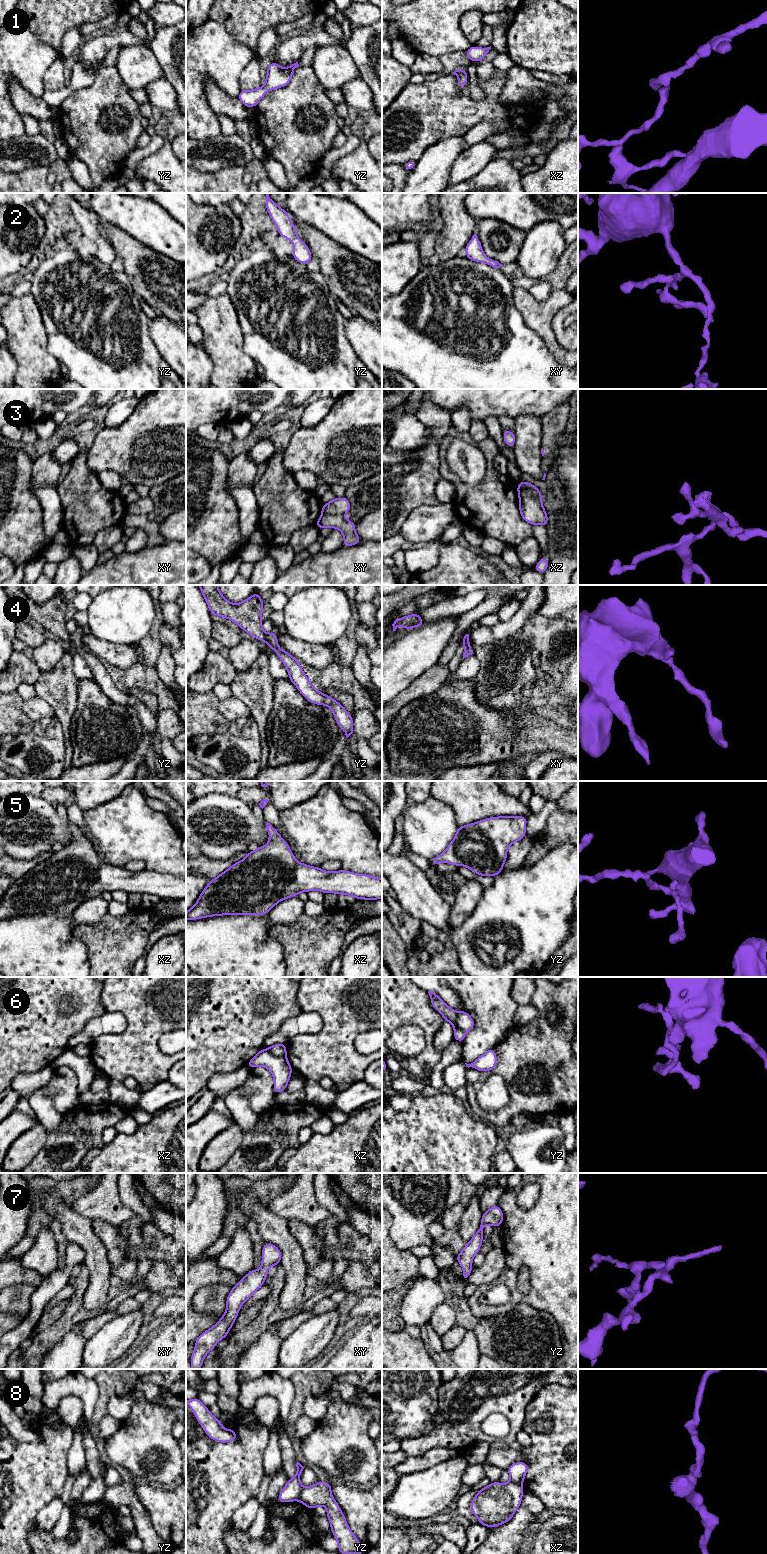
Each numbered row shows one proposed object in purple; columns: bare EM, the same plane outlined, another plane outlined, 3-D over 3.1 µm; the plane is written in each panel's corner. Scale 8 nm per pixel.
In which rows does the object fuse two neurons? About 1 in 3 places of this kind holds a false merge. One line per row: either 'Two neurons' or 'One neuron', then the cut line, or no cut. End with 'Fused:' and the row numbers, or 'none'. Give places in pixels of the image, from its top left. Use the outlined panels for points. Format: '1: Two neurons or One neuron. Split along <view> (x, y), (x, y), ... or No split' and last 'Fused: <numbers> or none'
1: One neuron. No split
2: One neuron. No split
3: Two neurons. Split along xy (322, 511), (328, 514), (343, 515)
4: One neuron. No split
5: One neuron. No split
6: Two neurons. Split along yz (457, 1012), (456, 1025), (465, 1032)
7: One neuron. No split
8: Two neurons. Split along yz (302, 1488), (297, 1499)
Fused: 3, 6, 8

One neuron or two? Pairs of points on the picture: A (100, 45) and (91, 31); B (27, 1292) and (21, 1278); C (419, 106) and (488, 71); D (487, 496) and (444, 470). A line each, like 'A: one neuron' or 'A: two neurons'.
A: two neurons
B: two neurons
C: two neurons
D: one neuron

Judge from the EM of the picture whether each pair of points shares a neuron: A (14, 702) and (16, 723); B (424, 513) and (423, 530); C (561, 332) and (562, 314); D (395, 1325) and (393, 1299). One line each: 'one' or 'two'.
A: one
B: one
C: one
D: one

